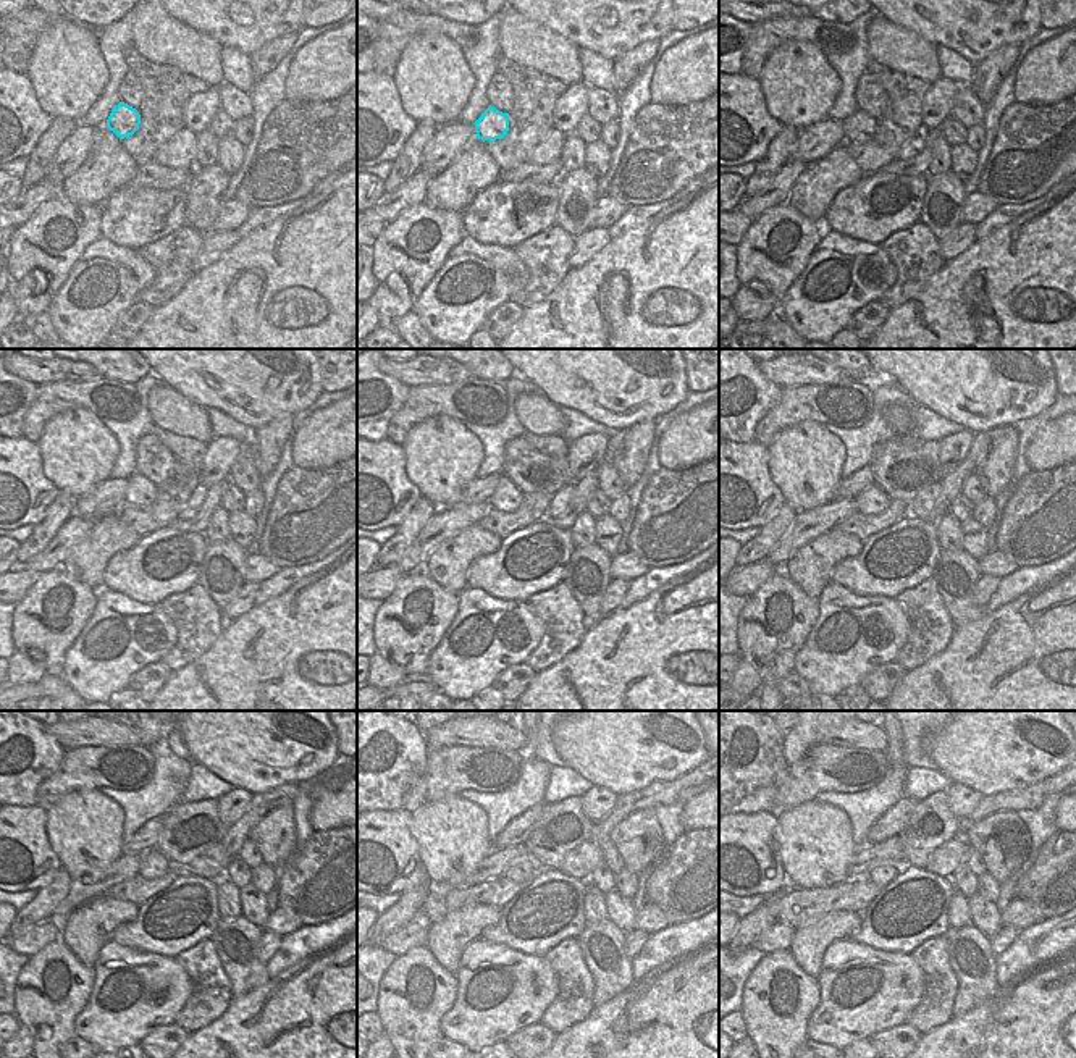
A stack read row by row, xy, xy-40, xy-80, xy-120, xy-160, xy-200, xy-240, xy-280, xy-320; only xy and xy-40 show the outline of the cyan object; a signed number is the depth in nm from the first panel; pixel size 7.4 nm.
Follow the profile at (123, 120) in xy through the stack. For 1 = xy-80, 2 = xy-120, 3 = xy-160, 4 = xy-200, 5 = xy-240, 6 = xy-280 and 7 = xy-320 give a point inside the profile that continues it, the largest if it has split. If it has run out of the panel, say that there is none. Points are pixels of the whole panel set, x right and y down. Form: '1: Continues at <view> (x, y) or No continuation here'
1: Continues at xy-80 (860, 128)
2: Continues at xy-120 (141, 493)
3: Continues at xy-160 (506, 498)
4: Continues at xy-200 (873, 501)
5: Continues at xy-240 (152, 864)
6: Continues at xy-280 (522, 873)
7: Continues at xy-320 (881, 876).

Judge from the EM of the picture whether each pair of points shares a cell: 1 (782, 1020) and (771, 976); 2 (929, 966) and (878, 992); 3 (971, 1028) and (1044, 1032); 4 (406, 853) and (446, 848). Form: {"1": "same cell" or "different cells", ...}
{"1": "same cell", "2": "different cells", "3": "same cell", "4": "different cells"}

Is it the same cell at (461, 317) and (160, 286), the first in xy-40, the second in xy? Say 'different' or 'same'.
different

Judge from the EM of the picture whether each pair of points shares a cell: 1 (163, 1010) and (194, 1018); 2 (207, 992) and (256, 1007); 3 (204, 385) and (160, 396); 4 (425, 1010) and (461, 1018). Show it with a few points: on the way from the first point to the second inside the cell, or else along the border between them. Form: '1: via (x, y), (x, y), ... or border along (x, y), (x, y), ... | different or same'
1: border along (188, 978), (191, 995), (173, 1023) | different
2: border along (231, 997), (230, 1005), (204, 1026) | different
3: border along (162, 382), (204, 409) | different
4: border along (458, 979), (456, 1002), (440, 1021), (441, 1036) | different

